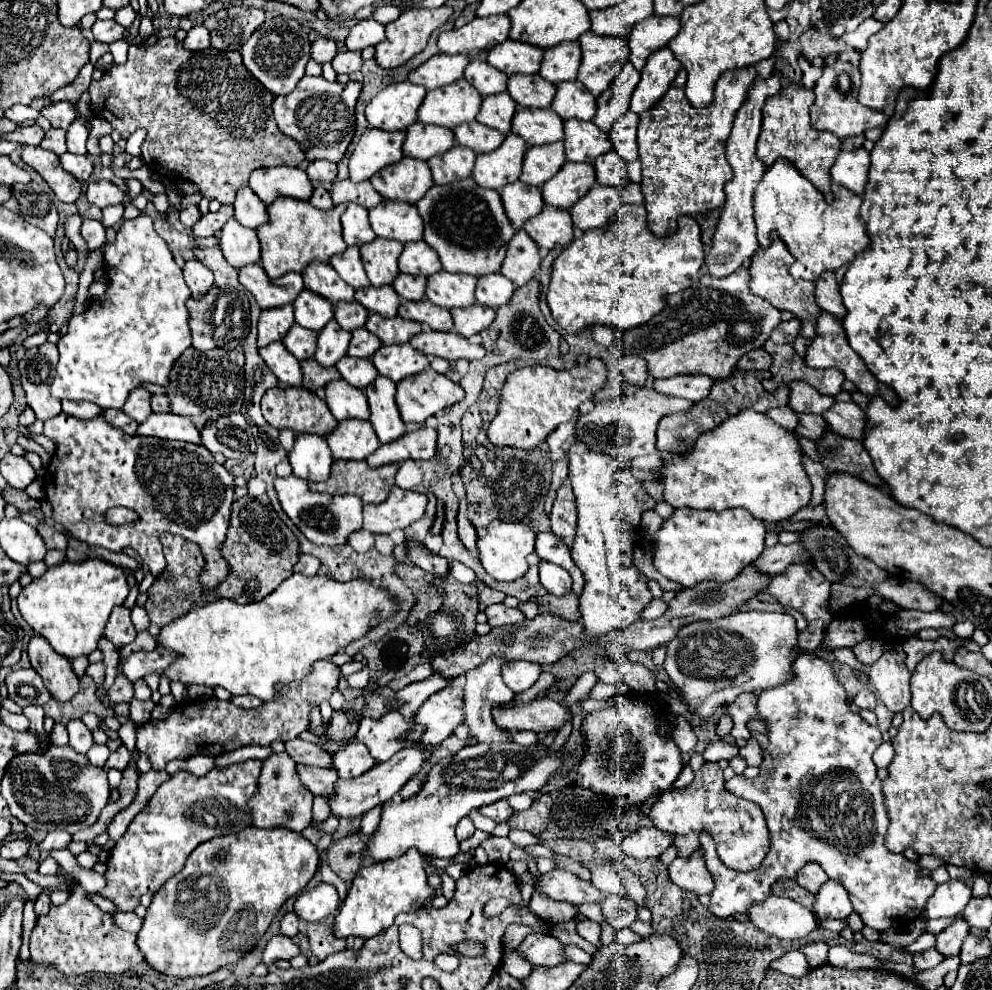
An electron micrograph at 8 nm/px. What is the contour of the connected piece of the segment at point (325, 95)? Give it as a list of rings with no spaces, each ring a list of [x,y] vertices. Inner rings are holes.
[[[302,77],[296,89],[288,95],[274,99],[272,111],[276,125],[282,133],[296,139],[308,161],[328,159],[340,163],[352,137],[354,137],[354,105],[360,95],[360,83],[348,81],[346,85],[326,81],[324,77]]]

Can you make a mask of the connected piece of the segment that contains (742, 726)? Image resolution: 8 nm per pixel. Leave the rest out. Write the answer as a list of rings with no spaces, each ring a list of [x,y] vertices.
[[[744,693],[740,695],[728,709],[728,715],[732,715],[734,719],[734,729],[732,729],[732,737],[734,739],[750,739],[750,731],[746,727],[746,723],[750,719],[756,719],[756,695],[754,693]]]

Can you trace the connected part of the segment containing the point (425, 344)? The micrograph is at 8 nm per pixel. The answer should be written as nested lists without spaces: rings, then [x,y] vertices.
[[[422,331],[410,339],[410,345],[424,355],[442,357],[448,361],[456,359],[482,359],[486,349],[482,345],[472,345],[468,339],[458,335],[456,331],[440,333],[440,331]]]

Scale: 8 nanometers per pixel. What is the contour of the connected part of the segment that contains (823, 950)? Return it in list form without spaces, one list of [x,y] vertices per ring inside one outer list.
[[[824,941],[808,943],[808,945],[800,947],[800,951],[806,955],[810,967],[820,967],[820,965],[828,963],[828,945]]]

